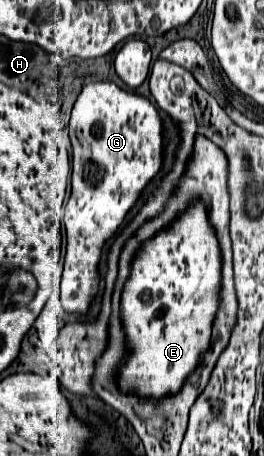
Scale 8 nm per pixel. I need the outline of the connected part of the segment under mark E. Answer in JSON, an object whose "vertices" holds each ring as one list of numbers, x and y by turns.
{"vertices":[[194,204,188,212,174,222,172,228,162,230,148,240,132,262,132,276,128,278,122,294,122,320,128,336,132,356,120,366,120,388,140,396,152,394,154,398,176,394,186,376,198,366,202,354,210,346,210,328,218,308,220,292,220,248,212,226,208,224,202,204]]}

